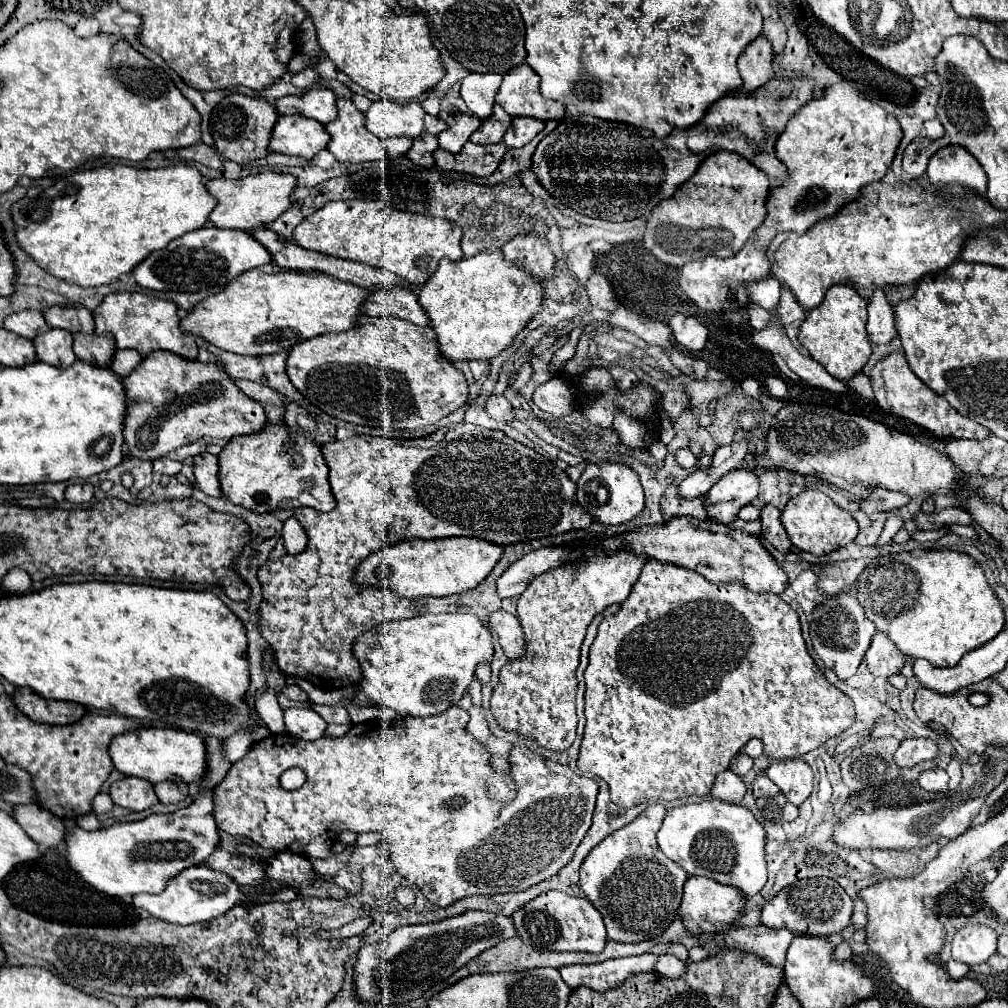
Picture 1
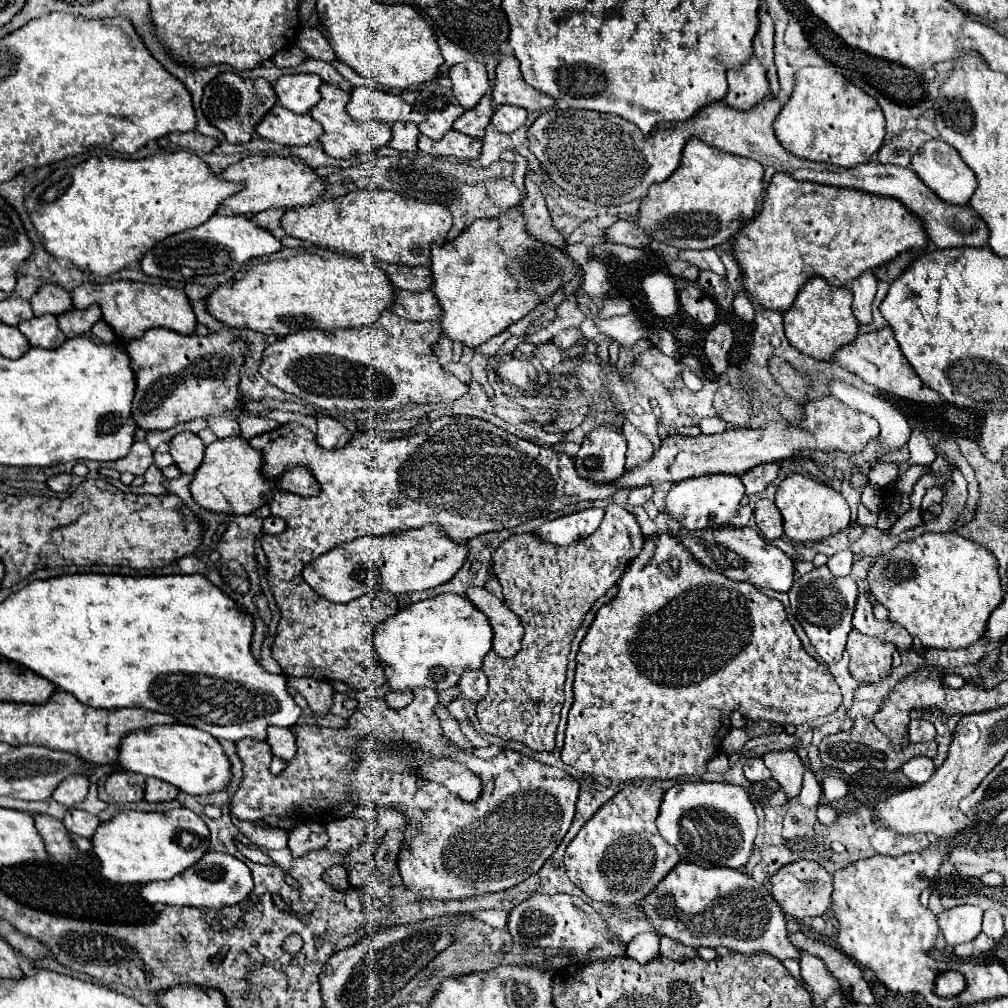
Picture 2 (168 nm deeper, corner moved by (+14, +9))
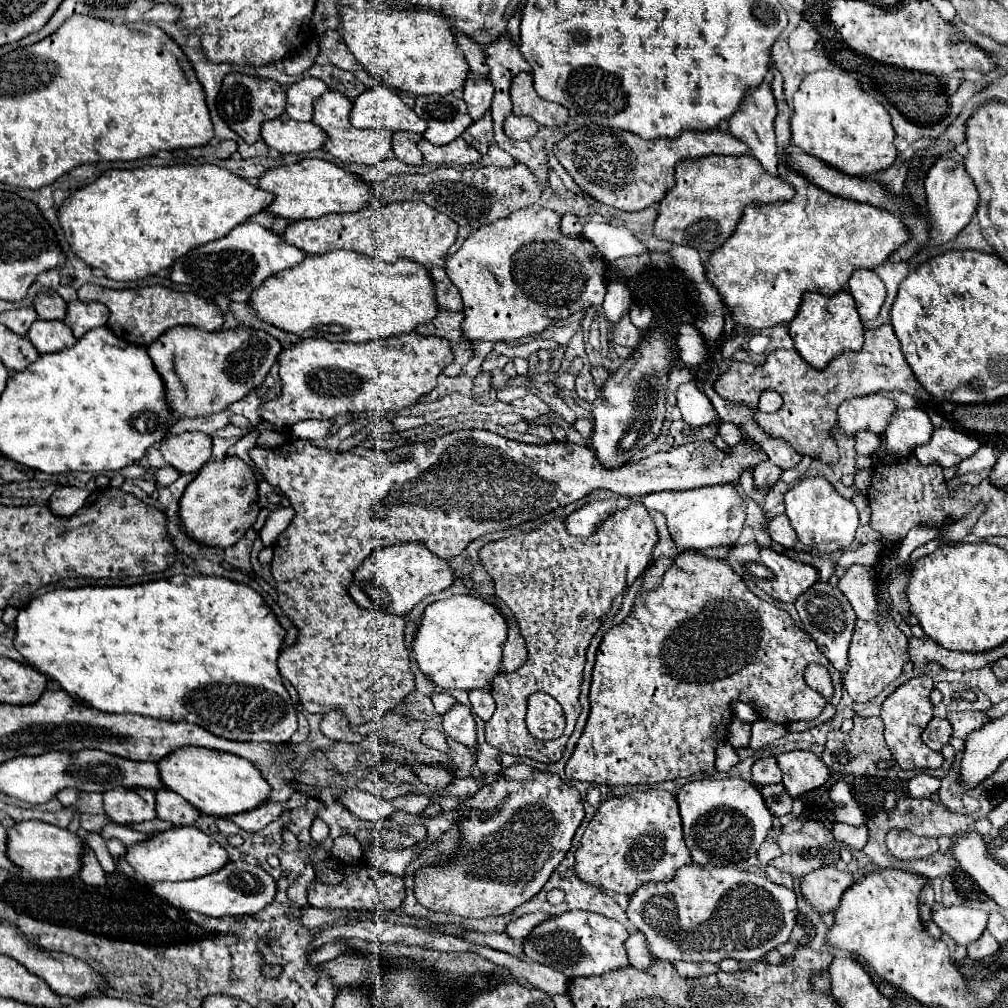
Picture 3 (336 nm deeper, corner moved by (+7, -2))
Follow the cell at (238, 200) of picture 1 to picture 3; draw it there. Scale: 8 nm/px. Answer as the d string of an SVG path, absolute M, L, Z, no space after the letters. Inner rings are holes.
M303 159L295 165L281 165L263 173L257 183L259 189L275 195L271 205L267 205L267 213L279 219L317 219L329 213L353 213L363 209L369 201L373 201L373 191L363 183L357 175L343 171L341 167L321 161L321 159Z

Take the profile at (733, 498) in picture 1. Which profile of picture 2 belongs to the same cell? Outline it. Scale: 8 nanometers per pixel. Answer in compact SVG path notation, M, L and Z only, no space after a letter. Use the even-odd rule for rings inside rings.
M712 474L712 478L690 478L684 482L676 482L668 490L664 498L664 506L666 506L666 512L672 518L676 518L680 526L686 530L722 528L722 526L728 526L728 522L736 516L742 496L744 496L744 484L740 476Z

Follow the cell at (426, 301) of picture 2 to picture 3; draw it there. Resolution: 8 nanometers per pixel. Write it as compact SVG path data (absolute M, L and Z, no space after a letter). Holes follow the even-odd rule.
M439 311L435 319L431 319L431 329L429 325L419 325L417 331L421 335L437 335L437 337L445 337L447 341L467 341L461 333L461 321L463 321L463 313L461 311Z

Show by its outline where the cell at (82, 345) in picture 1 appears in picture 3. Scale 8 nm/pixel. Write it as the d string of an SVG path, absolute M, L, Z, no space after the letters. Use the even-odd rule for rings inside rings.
M69 303L69 313L65 317L65 325L81 339L87 331L103 327L109 319L109 309L103 303Z

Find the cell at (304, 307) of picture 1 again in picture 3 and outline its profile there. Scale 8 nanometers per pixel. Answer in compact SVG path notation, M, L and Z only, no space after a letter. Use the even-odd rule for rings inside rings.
M355 251L307 255L299 265L267 277L267 281L263 281L263 285L251 293L247 305L257 313L261 321L297 335L299 339L319 337L331 343L365 343L373 339L387 339L391 335L413 331L417 325L429 323L437 315L433 285L425 267L415 263L411 265L409 261L397 261L387 267L383 261L375 261L373 257Z

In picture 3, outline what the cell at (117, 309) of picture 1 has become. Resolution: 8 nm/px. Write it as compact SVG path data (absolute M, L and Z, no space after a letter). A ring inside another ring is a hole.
M83 285L77 291L77 295L79 295L79 301L83 301L83 303L99 301L99 303L107 305L107 309L111 311L107 327L117 337L121 337L129 343L135 343L135 345L143 345L143 347L149 347L153 341L159 339L159 335L163 335L167 329L177 327L177 325L199 327L209 333L219 331L223 325L223 313L217 305L213 305L193 293L179 293L179 291L171 291L167 287L159 287L159 285L121 289L121 291L105 289L99 285Z

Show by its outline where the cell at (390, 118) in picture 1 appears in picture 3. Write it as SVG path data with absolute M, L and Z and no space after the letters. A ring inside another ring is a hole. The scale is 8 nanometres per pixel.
M383 85L361 93L351 109L351 125L357 129L385 127L391 131L413 131L423 135L427 123L409 109L401 97Z

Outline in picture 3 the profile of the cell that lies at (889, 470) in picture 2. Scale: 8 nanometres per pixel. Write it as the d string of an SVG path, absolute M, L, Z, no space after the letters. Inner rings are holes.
M937 429L931 435L931 441L927 445L921 445L913 451L917 461L921 465L939 463L943 469L959 465L963 459L971 457L981 443L957 429Z

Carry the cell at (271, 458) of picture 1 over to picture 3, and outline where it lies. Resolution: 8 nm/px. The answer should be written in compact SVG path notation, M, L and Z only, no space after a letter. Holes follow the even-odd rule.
M225 457L223 461L207 461L197 477L189 483L181 497L181 519L183 529L205 545L231 547L237 543L249 527L257 521L261 511L259 489L253 467L239 457Z

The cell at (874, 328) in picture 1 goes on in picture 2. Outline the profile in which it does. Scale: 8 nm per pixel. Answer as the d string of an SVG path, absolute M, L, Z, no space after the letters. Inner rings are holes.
M866 270L862 276L852 280L850 286L854 294L854 304L852 304L854 316L858 318L860 324L870 324L872 322L872 302L874 302L876 286L878 286L876 276L870 270Z

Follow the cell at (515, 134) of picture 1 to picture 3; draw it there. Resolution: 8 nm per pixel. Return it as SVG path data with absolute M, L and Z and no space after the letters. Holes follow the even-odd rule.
M509 115L503 123L503 129L505 129L505 135L509 139L531 139L537 131L539 131L539 125L531 119L531 117L517 117L517 115Z

